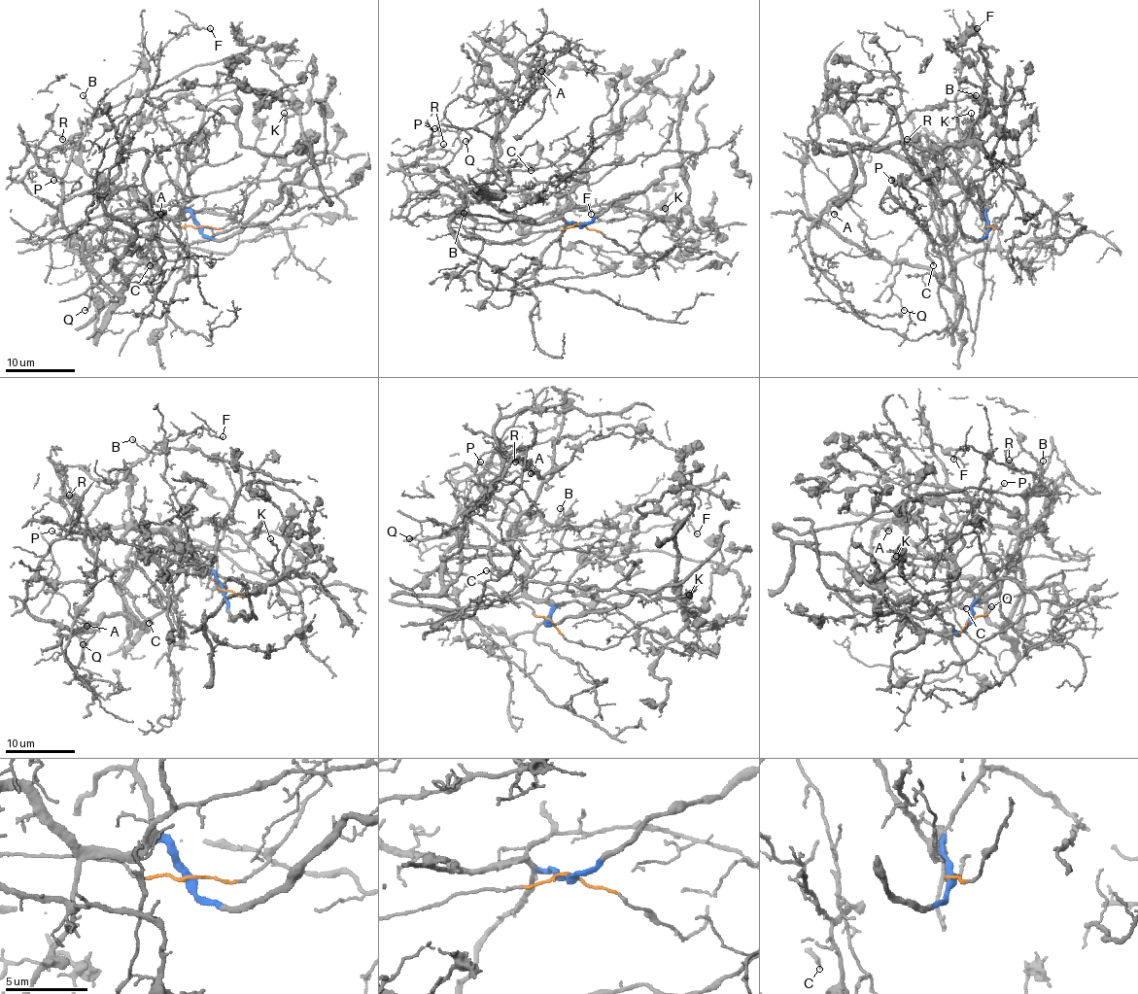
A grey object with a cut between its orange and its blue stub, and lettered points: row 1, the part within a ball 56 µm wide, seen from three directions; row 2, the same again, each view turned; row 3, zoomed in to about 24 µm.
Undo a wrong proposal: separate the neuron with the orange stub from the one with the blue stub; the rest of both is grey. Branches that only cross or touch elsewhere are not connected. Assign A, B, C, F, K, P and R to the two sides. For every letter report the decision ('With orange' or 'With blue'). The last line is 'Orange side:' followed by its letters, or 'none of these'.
A: With blue
B: With orange
C: With orange
F: With orange
K: With orange
P: With orange
R: With blue
Orange side: B, C, F, K, P

